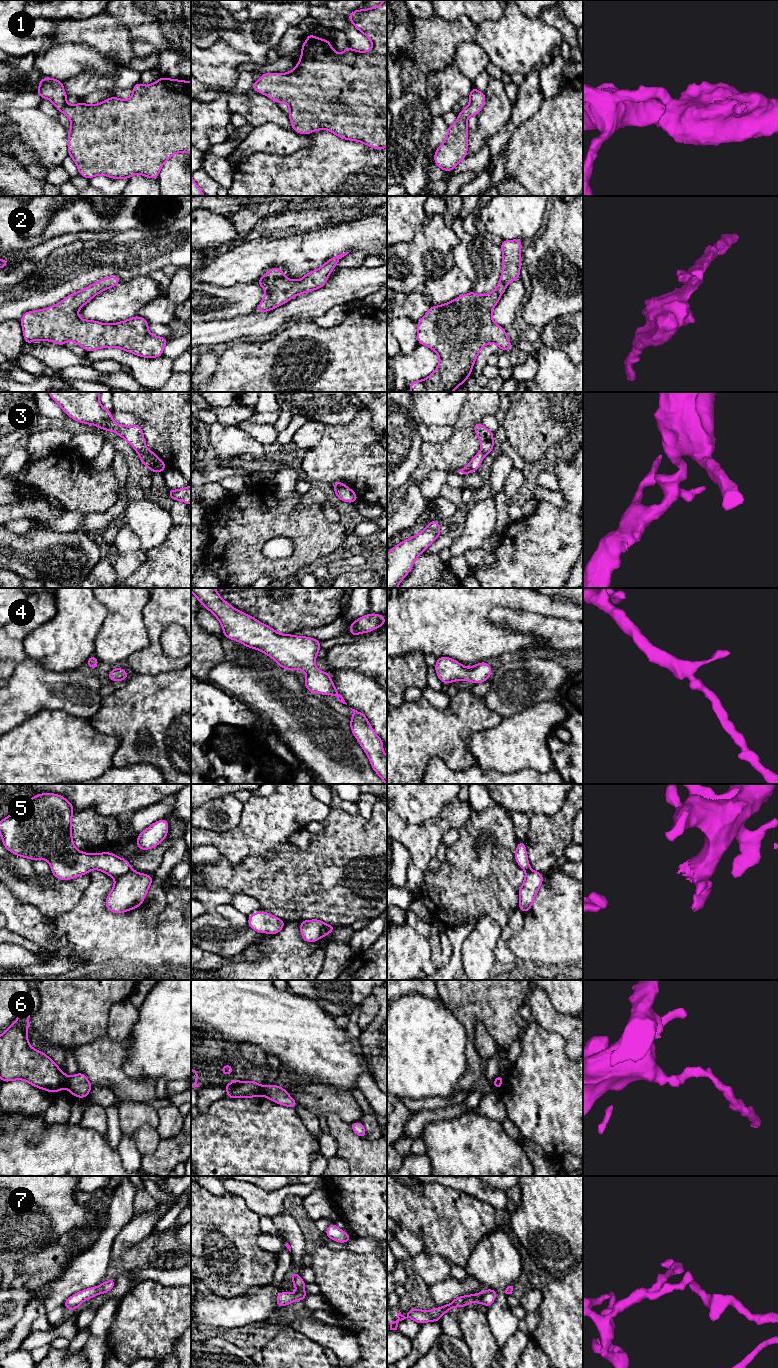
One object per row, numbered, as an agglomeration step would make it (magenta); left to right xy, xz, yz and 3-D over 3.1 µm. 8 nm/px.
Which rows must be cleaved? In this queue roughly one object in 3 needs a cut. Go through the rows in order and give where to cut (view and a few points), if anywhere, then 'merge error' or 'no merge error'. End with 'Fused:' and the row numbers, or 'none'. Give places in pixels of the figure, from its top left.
1: cut none; no merge error
2: cut none; no merge error
3: cut xy (138, 453), (147, 455), (163, 470); merge error
4: cut none; no merge error
5: cut xy (131, 869), (115, 879); merge error
6: cut xy (67, 1077), (65, 1086); merge error
7: cut none; no merge error
Fused: 3, 5, 6

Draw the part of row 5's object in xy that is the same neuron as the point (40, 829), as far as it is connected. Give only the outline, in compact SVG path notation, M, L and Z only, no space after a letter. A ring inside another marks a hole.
M41 793L30 798L23 806L0 821L1 842L11 853L30 860L47 860L52 874L59 880L71 880L96 869L117 879L132 870L125 858L111 852L84 853L73 843L72 815L74 807L59 794Z

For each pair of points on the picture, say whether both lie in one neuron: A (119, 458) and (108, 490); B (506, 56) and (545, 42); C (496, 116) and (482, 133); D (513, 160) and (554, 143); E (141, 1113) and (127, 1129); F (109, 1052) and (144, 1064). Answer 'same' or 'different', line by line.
A: different
B: same
C: same
D: same
E: same
F: different

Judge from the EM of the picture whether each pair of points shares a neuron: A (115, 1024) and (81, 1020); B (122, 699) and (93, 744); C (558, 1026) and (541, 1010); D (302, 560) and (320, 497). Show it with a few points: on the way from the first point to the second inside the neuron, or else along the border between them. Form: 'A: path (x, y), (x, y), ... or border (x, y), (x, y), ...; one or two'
A: border (119, 1002), (116, 1002), (110, 1008), (106, 1035); two
B: border (88, 720), (97, 731), (119, 738), (114, 752); two
C: path (554, 1022), (545, 1014); one
D: border (296, 505), (299, 509), (314, 505), (322, 507); two

